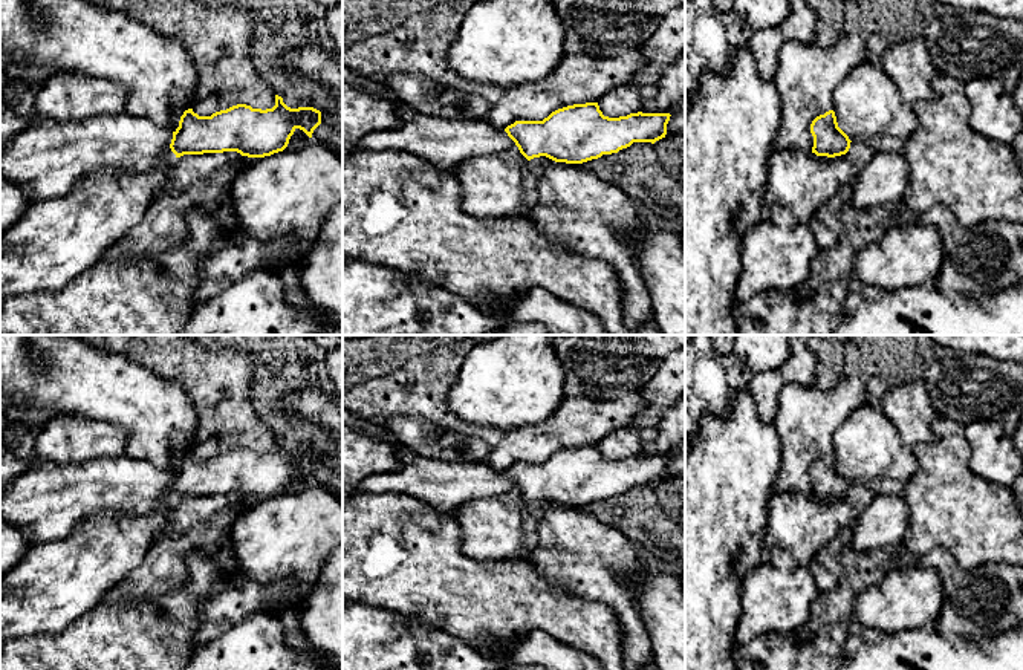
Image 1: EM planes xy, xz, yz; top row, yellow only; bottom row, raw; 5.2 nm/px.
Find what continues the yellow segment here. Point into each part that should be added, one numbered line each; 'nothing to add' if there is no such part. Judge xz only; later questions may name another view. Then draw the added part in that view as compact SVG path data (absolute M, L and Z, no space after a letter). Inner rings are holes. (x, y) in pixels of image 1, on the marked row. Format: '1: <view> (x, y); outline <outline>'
1: xz (442, 144); outline M413 113L398 128L372 132L355 151L405 151L424 159L434 168L450 168L466 159L505 153L515 142L503 128L485 121L445 121L439 116Z

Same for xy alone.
1: xy (48, 159); outline M128 113L104 115L80 122L57 122L41 118L24 127L0 154L3 176L21 185L32 203L66 196L83 177L109 168L121 173L153 171L177 162L170 144L170 124L159 125Z

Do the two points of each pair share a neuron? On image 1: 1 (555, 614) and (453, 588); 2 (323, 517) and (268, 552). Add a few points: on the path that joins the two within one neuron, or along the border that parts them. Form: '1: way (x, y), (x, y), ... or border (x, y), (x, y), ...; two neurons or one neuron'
1: way (529, 601), (479, 600); one neuron
2: way (309, 525), (282, 539); one neuron

